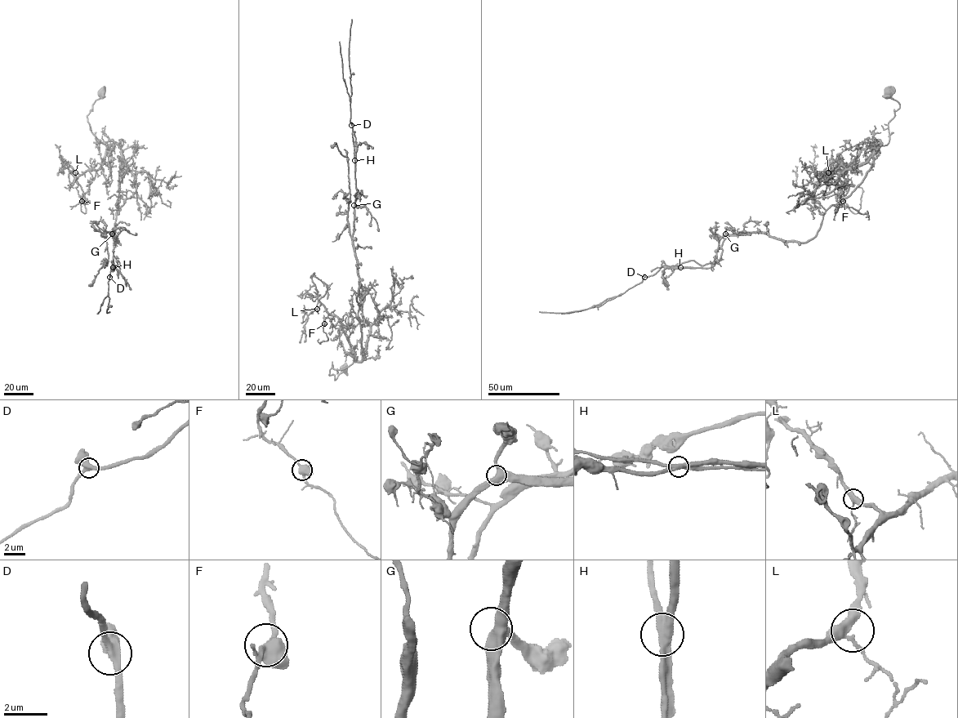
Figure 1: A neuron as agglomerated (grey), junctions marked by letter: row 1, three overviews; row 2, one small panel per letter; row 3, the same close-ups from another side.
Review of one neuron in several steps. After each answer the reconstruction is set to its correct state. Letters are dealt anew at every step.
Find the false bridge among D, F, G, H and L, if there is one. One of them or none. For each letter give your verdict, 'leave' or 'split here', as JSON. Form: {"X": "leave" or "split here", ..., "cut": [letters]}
{"D": "leave", "F": "leave", "G": "leave", "H": "split here", "L": "leave", "cut": ["H"]}

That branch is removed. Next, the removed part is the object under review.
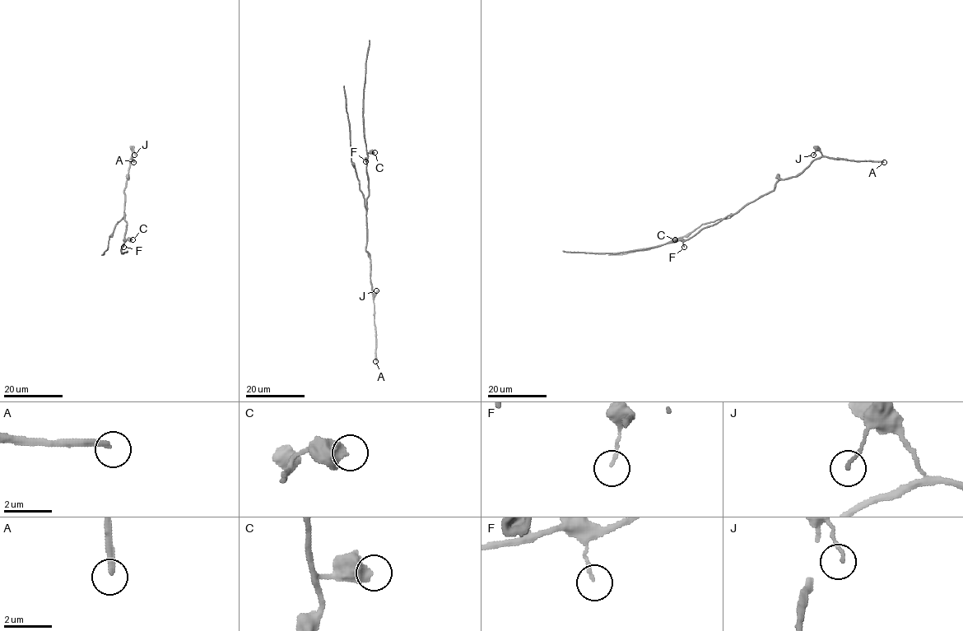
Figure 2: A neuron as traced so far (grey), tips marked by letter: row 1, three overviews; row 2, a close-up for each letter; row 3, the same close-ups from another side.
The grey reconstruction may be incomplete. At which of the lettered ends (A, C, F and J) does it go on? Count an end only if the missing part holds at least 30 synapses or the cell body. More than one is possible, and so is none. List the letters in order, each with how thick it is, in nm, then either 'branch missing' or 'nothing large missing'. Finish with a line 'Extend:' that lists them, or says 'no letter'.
A: calibre 240 nm; branch missing
C: calibre 600 nm; nothing large missing
F: calibre 100 nm; nothing large missing
J: calibre 120 nm; nothing large missing
Extend: A

